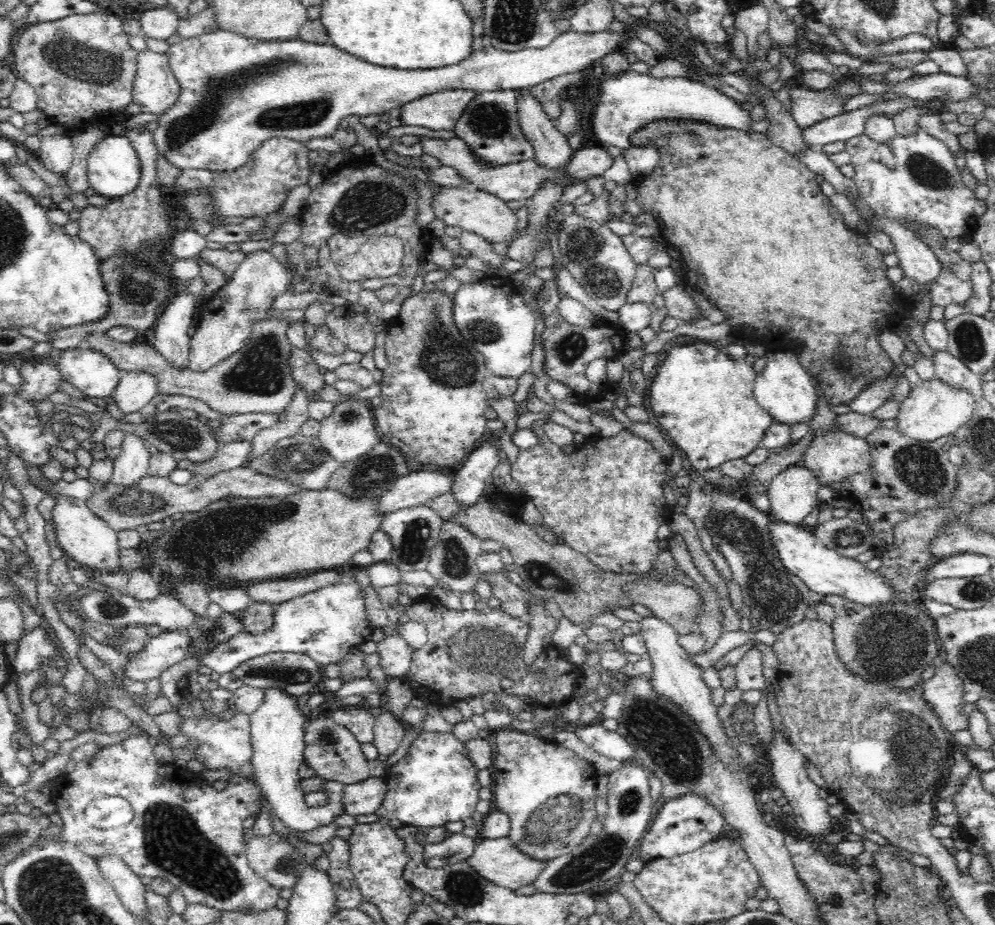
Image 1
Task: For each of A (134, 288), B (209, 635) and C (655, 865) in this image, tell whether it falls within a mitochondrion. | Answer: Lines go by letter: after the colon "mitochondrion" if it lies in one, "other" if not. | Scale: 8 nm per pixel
A: mitochondrion
B: mitochondrion
C: other

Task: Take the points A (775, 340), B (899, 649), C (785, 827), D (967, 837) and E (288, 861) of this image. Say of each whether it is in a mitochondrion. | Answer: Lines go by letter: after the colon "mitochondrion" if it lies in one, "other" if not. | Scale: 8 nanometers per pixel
A: other
B: mitochondrion
C: other
D: other
E: mitochondrion

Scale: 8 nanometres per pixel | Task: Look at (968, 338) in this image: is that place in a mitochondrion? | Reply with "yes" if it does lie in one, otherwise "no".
yes

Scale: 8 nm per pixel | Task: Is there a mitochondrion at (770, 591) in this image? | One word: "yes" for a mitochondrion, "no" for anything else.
yes

